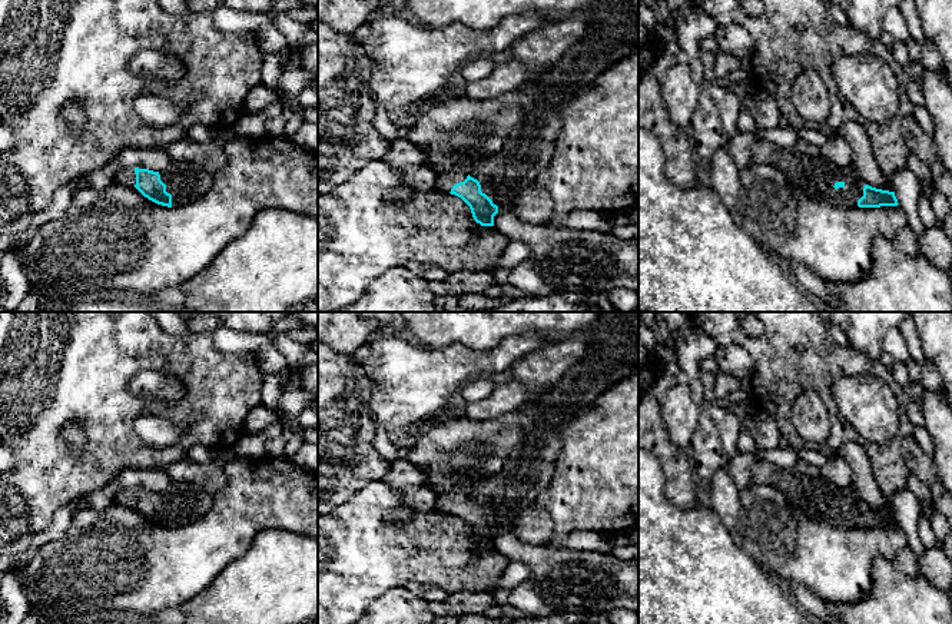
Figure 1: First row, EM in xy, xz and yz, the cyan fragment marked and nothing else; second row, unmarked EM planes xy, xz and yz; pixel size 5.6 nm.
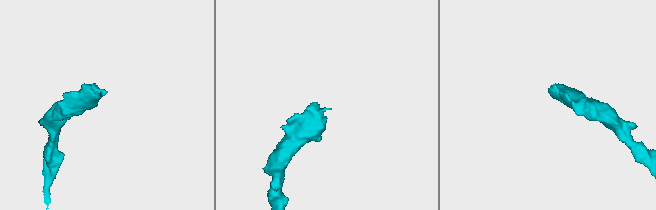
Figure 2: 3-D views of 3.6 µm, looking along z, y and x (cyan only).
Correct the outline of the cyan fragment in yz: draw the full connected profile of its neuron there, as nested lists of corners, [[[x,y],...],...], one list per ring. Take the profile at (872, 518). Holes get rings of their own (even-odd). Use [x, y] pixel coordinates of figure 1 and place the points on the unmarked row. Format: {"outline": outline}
{"outline": [[[757,459],[752,468],[753,485],[770,485],[782,492],[789,505],[802,510],[807,517],[837,527],[880,528],[898,527],[895,512],[869,507],[853,488],[840,488],[825,477],[807,477],[795,468],[785,469],[766,459]]]}

